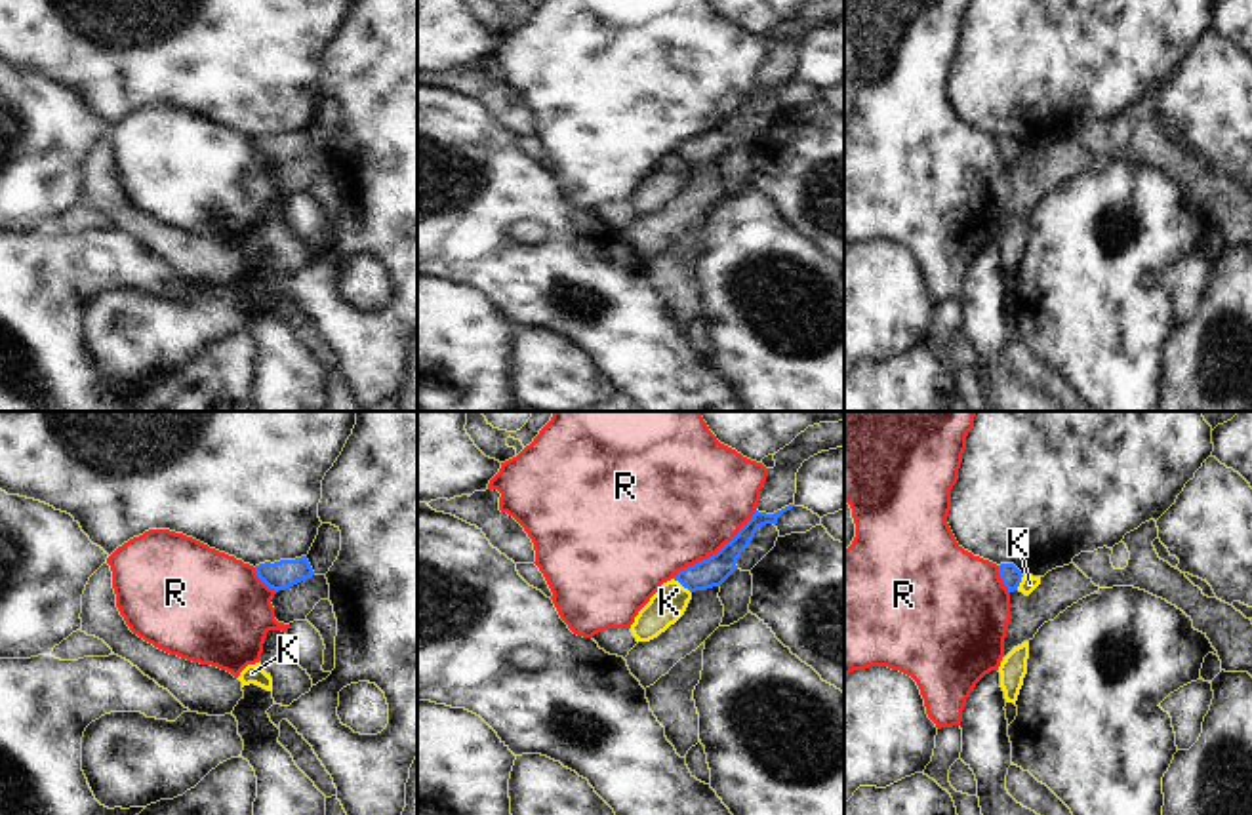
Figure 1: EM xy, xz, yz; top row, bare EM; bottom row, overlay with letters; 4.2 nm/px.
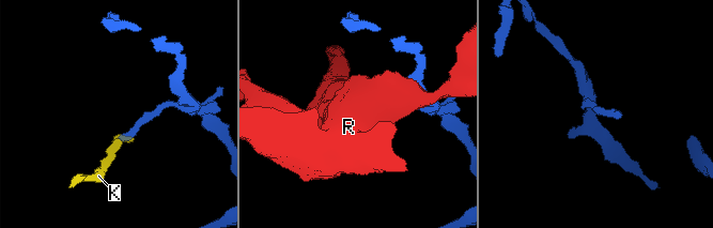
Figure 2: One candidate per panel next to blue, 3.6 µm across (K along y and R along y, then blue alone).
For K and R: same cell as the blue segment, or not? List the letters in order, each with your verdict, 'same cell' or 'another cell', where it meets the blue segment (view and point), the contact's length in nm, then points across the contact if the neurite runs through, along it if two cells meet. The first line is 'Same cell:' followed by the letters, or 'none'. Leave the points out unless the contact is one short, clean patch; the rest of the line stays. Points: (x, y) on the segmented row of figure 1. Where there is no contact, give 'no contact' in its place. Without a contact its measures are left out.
Same cell: none
K: another cell | xz (683, 585) | 100 nm | along xz (673, 577), (690, 593)
R: another cell | xz (717, 553) | 460 nm

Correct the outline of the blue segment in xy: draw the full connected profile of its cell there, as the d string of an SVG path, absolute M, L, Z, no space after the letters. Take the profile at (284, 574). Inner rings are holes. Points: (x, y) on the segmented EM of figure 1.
M307 556L255 566L257 577L274 592L286 590L314 575Z

